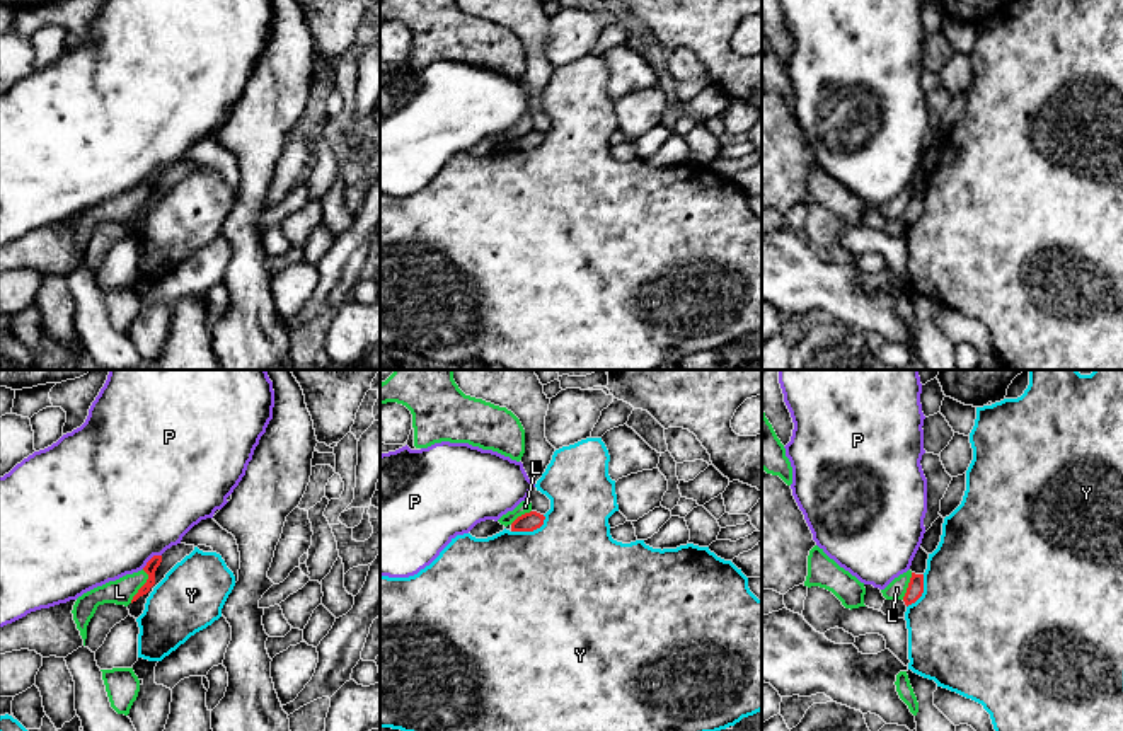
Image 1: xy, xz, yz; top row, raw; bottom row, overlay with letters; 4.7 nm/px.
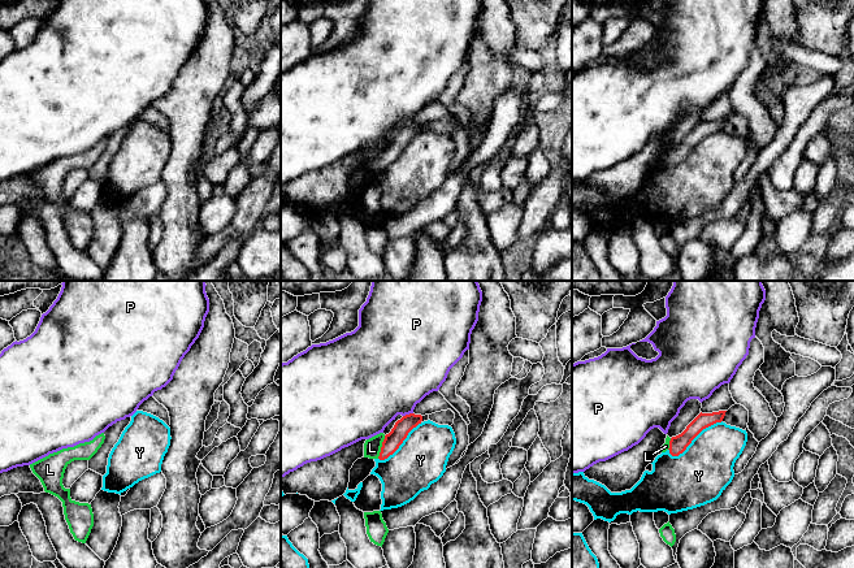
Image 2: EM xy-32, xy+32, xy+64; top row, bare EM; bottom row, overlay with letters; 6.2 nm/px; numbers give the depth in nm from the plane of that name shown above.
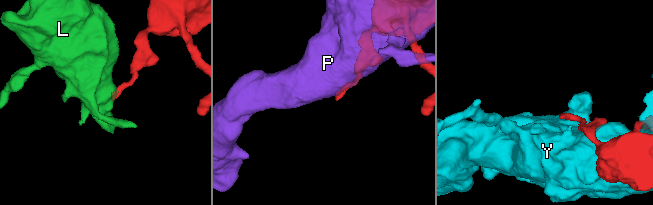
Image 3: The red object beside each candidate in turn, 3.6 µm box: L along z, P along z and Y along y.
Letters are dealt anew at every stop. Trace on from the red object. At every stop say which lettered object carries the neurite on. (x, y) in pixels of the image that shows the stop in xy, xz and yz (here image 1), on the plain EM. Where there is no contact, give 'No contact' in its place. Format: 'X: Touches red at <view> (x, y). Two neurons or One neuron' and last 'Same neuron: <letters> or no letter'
L: Touches red at xy (142, 205). Two neurons
P: Touches red at xy (150, 178). Two neurons
Y: Touches red at xz (530, 149). Two neurons
Same neuron: no letter

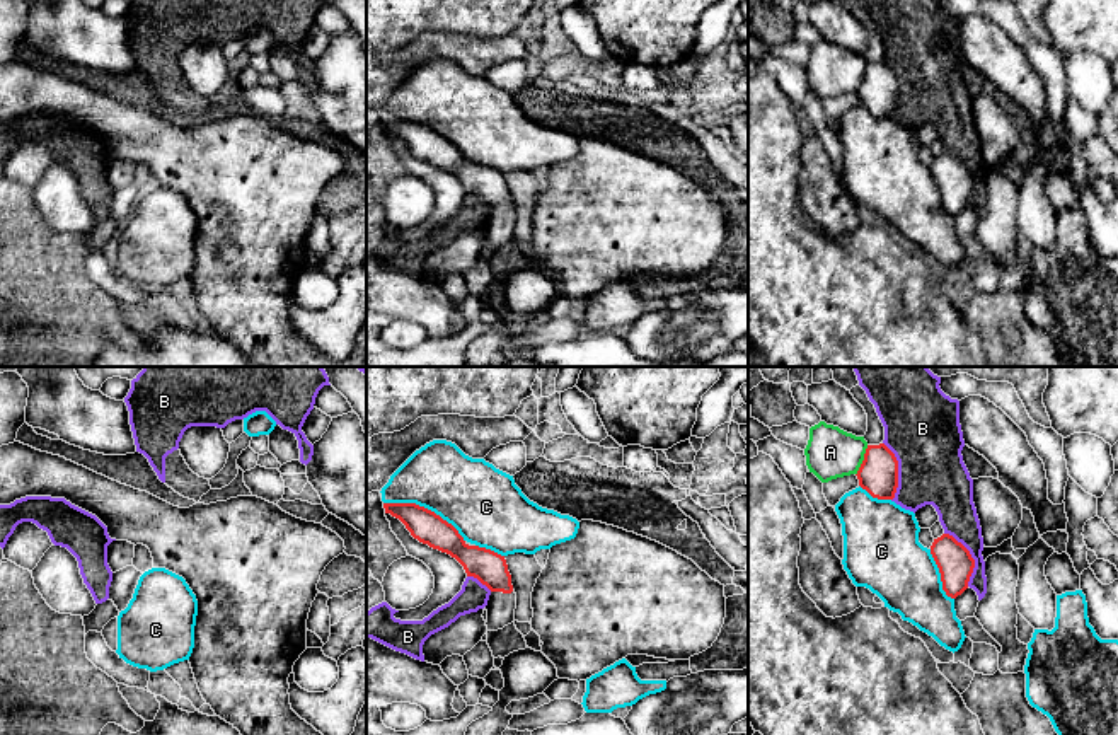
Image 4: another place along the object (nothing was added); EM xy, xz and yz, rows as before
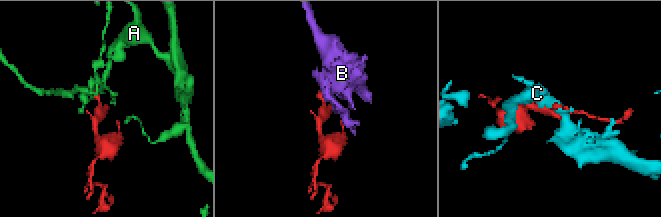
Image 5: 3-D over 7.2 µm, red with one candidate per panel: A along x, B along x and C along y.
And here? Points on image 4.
A: Touches red at yz (863, 79). Two neurons
B: Touches red at yz (970, 174). Two neurons
C: Touches red at xz (426, 127). Two neurons
Same neuron: no letter

